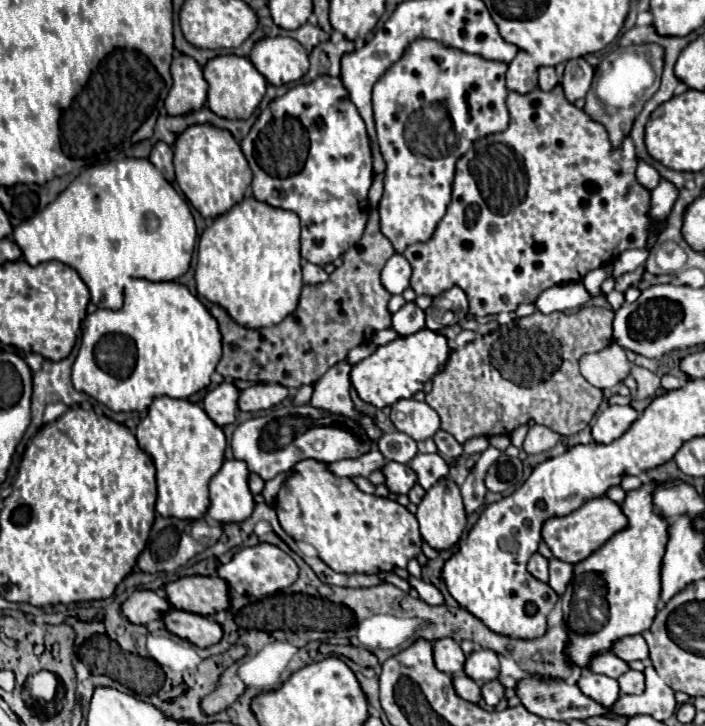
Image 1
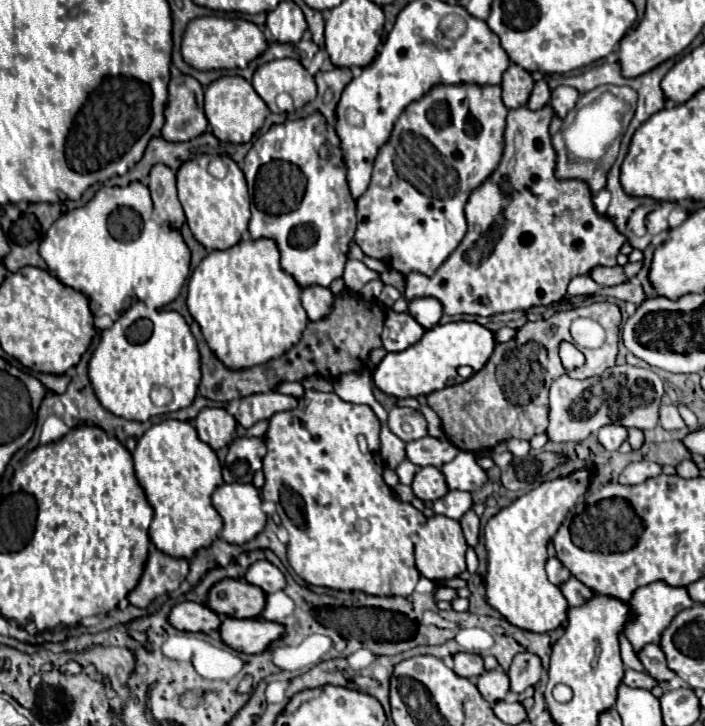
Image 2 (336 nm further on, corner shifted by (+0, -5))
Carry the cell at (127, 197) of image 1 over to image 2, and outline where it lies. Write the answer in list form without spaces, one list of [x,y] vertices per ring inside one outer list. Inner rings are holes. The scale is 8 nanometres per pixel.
[[[130,182],[124,188],[104,186],[86,206],[66,212],[40,240],[40,256],[48,264],[48,272],[52,272],[62,284],[88,296],[94,316],[110,316],[112,320],[118,320],[134,300],[144,300],[150,308],[170,304],[180,294],[190,274],[190,248],[180,230],[170,228],[156,216],[150,188],[142,182]]]

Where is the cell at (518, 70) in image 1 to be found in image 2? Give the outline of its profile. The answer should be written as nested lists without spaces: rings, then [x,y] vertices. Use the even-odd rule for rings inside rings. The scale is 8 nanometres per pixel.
[[[512,64],[502,78],[502,100],[506,108],[526,106],[532,88],[534,88],[532,76],[524,68]]]

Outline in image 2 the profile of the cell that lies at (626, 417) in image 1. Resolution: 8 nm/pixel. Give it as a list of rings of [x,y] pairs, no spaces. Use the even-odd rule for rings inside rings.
[[[608,424],[598,432],[598,440],[606,450],[618,450],[626,438],[628,438],[628,430],[618,424]]]

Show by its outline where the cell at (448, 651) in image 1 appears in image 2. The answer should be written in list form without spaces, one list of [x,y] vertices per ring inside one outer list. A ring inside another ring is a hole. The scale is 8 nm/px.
[[[468,652],[454,654],[454,672],[462,678],[476,678],[484,672],[482,658],[478,654],[468,654]]]

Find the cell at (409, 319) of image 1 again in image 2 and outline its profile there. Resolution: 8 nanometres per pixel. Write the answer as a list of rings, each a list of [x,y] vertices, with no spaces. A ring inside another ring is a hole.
[[[390,310],[386,314],[384,332],[382,332],[382,344],[388,352],[402,352],[414,342],[418,342],[424,334],[424,328],[408,314],[398,314]]]

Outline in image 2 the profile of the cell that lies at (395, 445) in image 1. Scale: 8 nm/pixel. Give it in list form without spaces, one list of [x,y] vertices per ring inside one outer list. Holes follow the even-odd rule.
[[[426,436],[424,440],[414,440],[406,444],[406,456],[416,466],[436,466],[450,462],[458,454],[458,448],[450,442],[440,442],[438,438]]]

